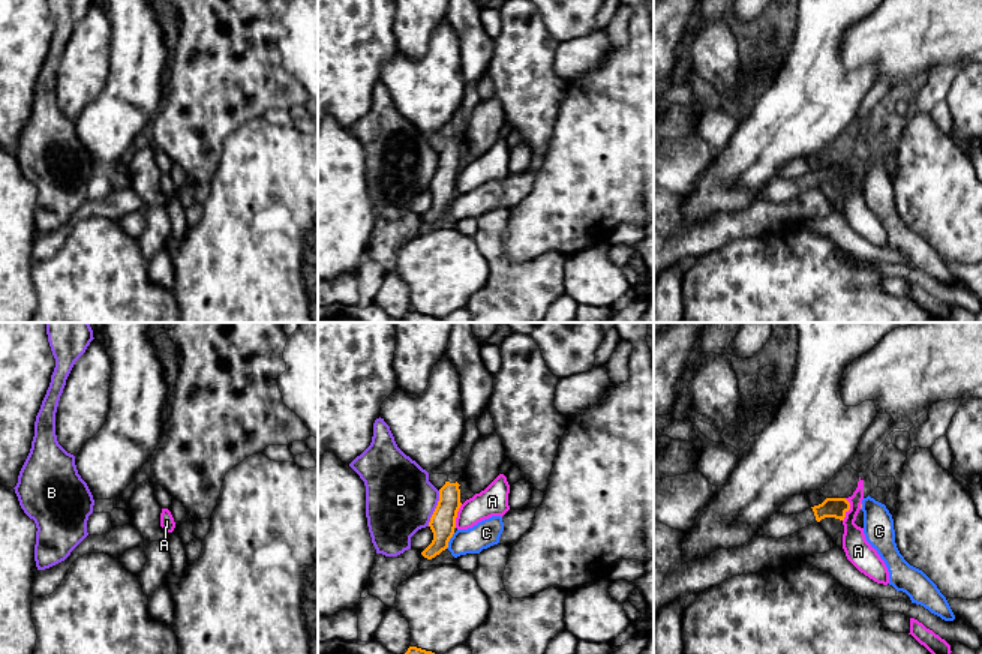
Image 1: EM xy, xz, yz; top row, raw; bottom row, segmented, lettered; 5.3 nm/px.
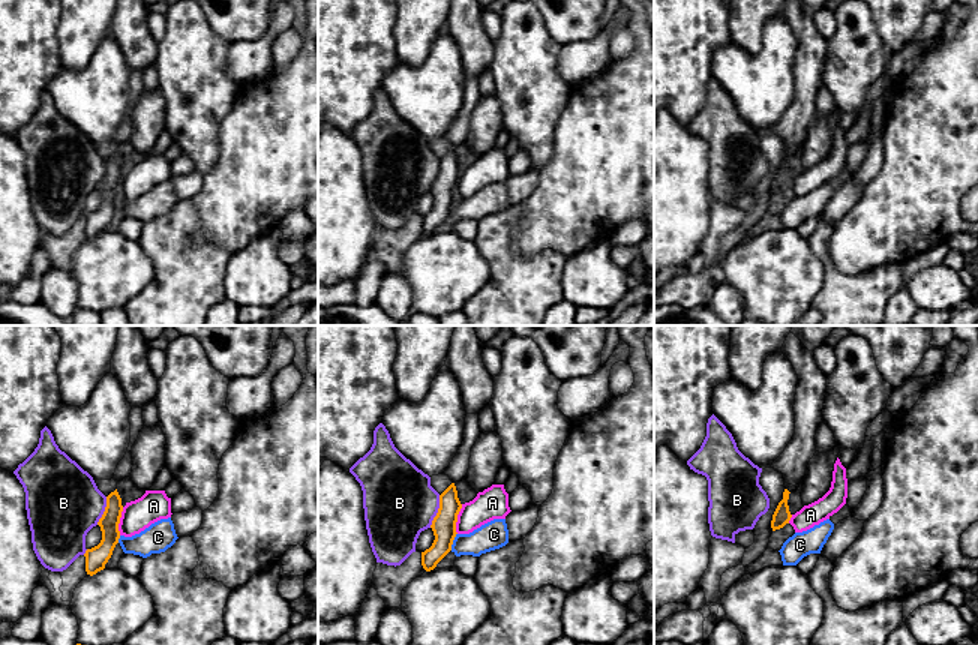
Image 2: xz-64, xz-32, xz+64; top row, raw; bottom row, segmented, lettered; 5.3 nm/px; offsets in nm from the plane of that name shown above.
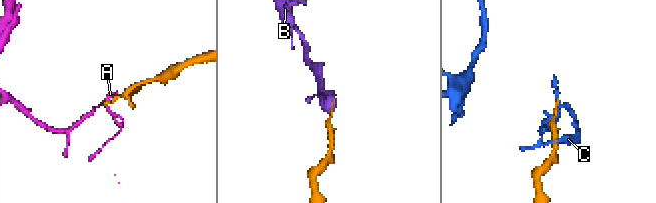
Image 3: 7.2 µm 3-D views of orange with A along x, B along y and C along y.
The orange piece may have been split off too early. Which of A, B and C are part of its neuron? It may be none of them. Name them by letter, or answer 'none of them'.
none of them

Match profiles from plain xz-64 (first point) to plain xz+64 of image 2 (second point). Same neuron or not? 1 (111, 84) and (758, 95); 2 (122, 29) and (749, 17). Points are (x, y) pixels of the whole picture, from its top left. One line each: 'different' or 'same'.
1: same
2: different

